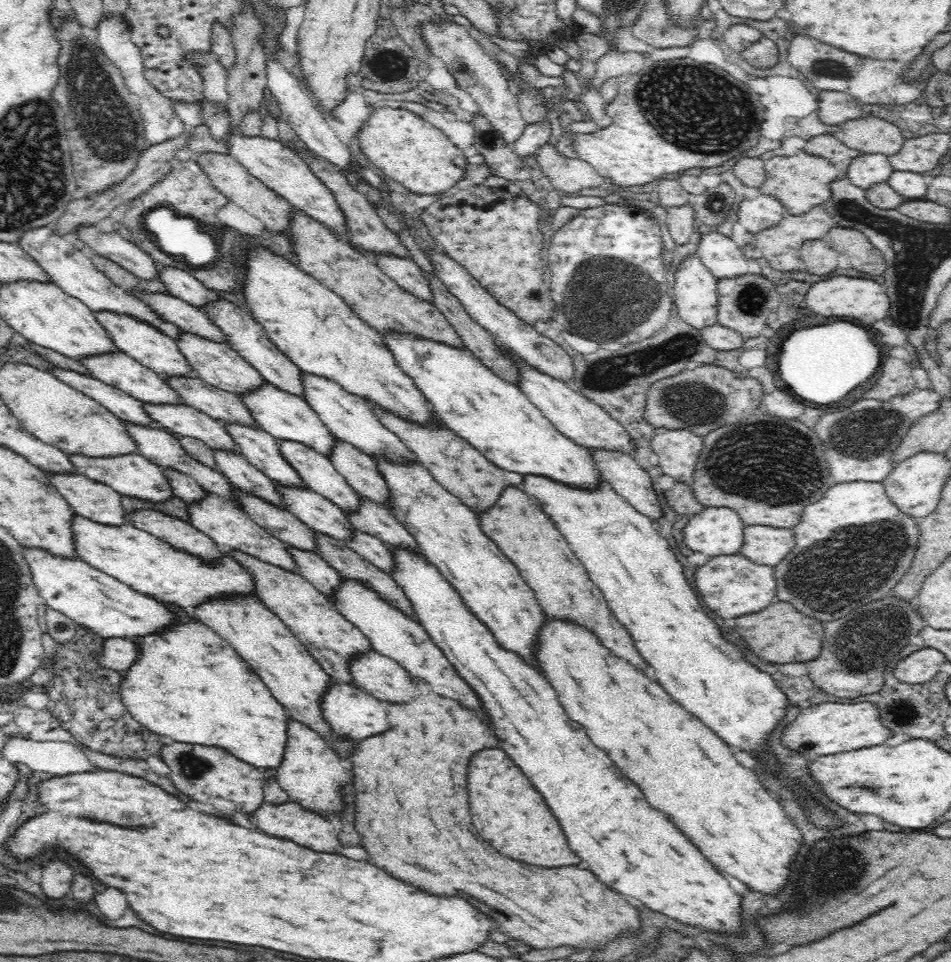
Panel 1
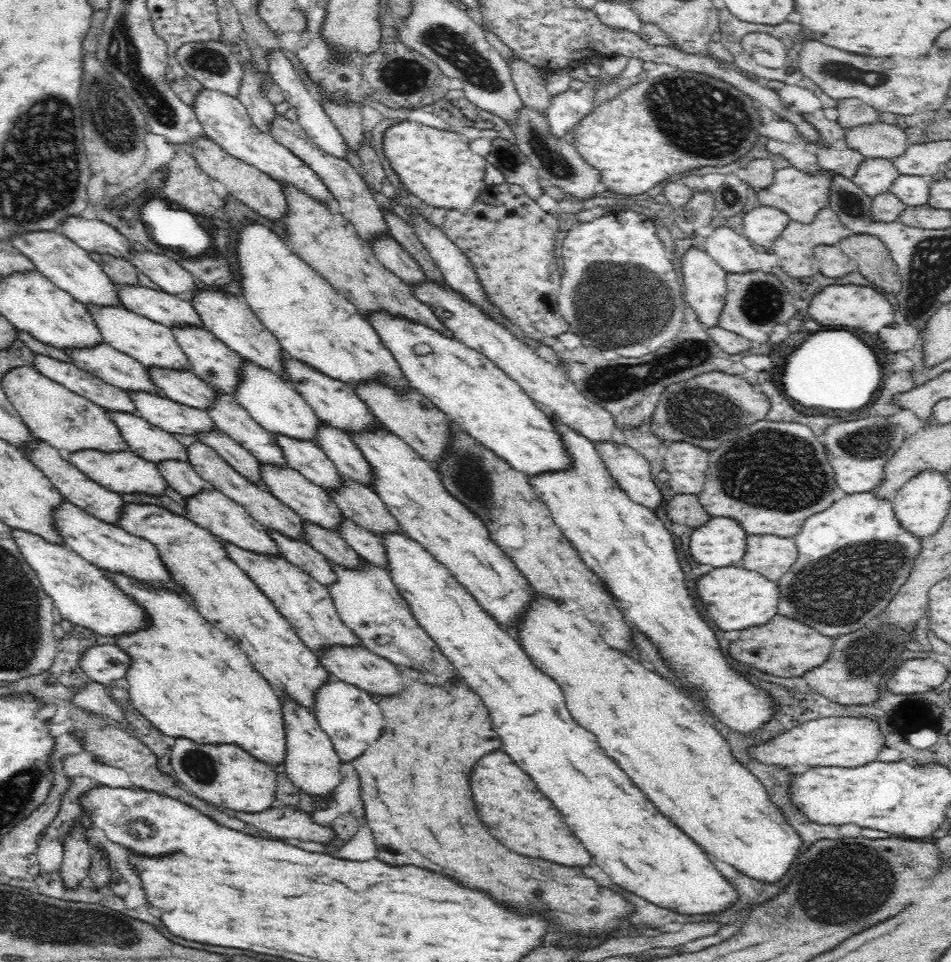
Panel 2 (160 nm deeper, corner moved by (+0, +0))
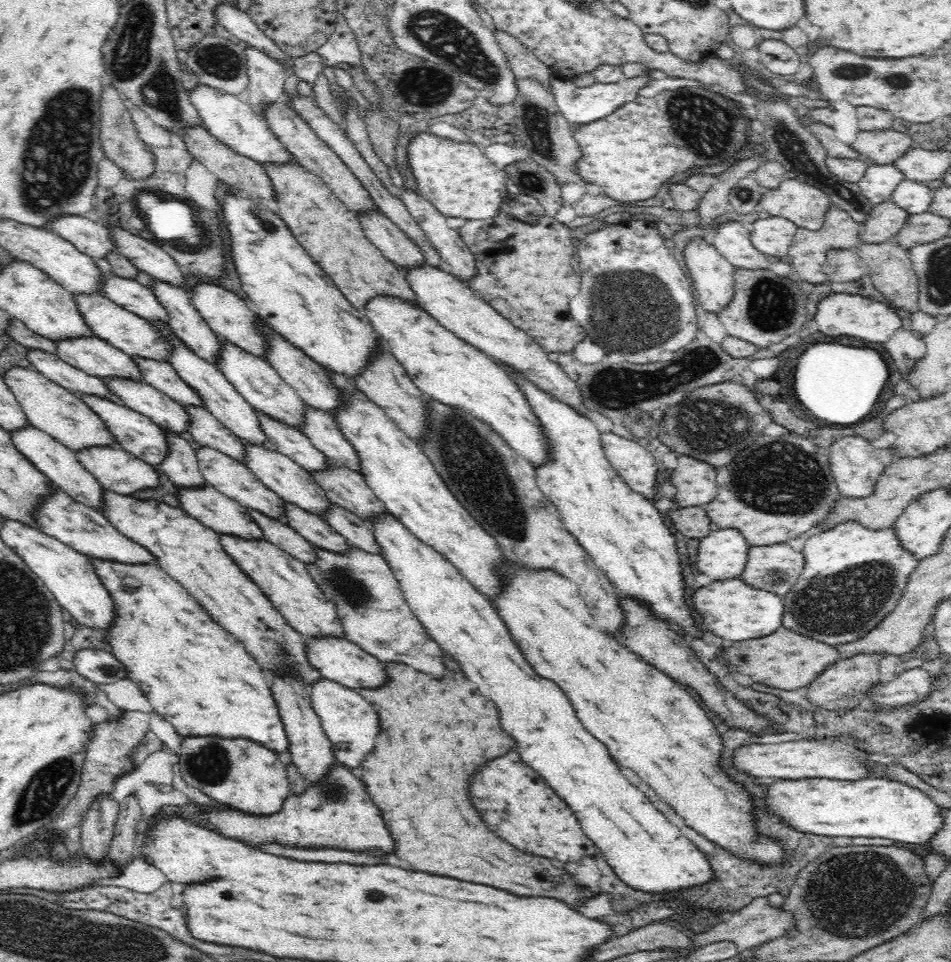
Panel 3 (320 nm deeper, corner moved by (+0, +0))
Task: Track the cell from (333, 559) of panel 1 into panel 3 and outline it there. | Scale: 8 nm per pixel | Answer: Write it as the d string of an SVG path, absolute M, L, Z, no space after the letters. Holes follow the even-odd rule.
M285 502L284 507L286 507L286 512L284 512L286 524L305 537L310 544L336 554L350 552L351 544L324 518L310 514L288 502Z

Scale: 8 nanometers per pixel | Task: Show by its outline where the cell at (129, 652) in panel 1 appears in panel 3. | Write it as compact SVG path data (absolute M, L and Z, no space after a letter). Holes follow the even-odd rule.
M104 649L78 650L73 659L74 670L96 684L110 684L126 678L124 664Z

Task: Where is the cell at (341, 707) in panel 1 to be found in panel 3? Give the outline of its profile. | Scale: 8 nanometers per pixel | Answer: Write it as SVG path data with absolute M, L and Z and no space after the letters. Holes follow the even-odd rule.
M321 679L312 685L310 690L313 710L319 716L321 725L332 742L337 764L348 768L360 766L374 750L376 736L380 734L380 718L376 716L372 704L366 702L358 690L327 679Z

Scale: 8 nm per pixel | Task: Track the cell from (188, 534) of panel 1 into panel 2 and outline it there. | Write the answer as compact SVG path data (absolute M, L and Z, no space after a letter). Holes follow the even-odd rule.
M126 504L118 526L156 542L156 546L164 550L168 566L176 570L176 578L188 586L188 594L192 594L196 610L208 622L214 622L212 626L220 628L230 638L236 638L234 642L250 656L256 670L262 672L274 688L278 688L281 698L289 698L298 707L314 713L316 697L331 680L330 672L324 668L317 654L303 643L272 601L228 556L217 536L208 534L208 530L196 526L190 519L180 518L158 506Z

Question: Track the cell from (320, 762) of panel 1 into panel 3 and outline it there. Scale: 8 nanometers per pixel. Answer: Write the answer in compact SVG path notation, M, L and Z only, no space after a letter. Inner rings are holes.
M276 674L271 688L273 695L276 696L279 714L287 734L288 750L292 755L291 764L309 785L322 782L332 770L332 766L337 764L337 760L332 742L328 739L319 716L313 710L310 688L304 687L302 682L294 681L292 677L284 677L283 674Z

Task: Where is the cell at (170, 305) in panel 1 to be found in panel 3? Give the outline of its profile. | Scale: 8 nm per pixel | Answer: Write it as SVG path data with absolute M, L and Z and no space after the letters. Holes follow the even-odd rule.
M114 274L106 275L99 292L118 306L122 306L150 322L166 323L169 319L168 311L160 303L155 291L136 280Z

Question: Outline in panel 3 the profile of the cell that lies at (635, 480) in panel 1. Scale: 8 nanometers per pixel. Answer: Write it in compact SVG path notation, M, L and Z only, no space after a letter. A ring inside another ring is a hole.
M615 432L600 433L605 457L631 491L653 501L660 495L656 485L655 457L637 440L624 438Z

